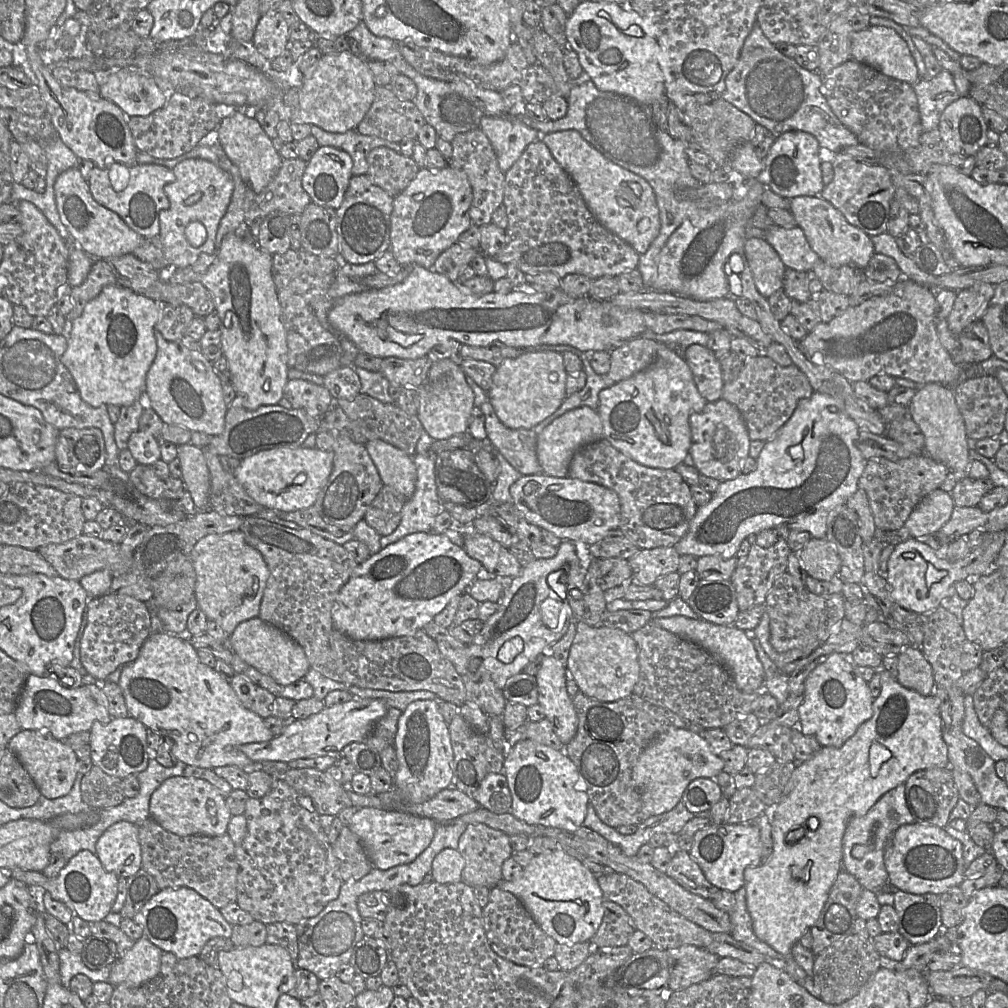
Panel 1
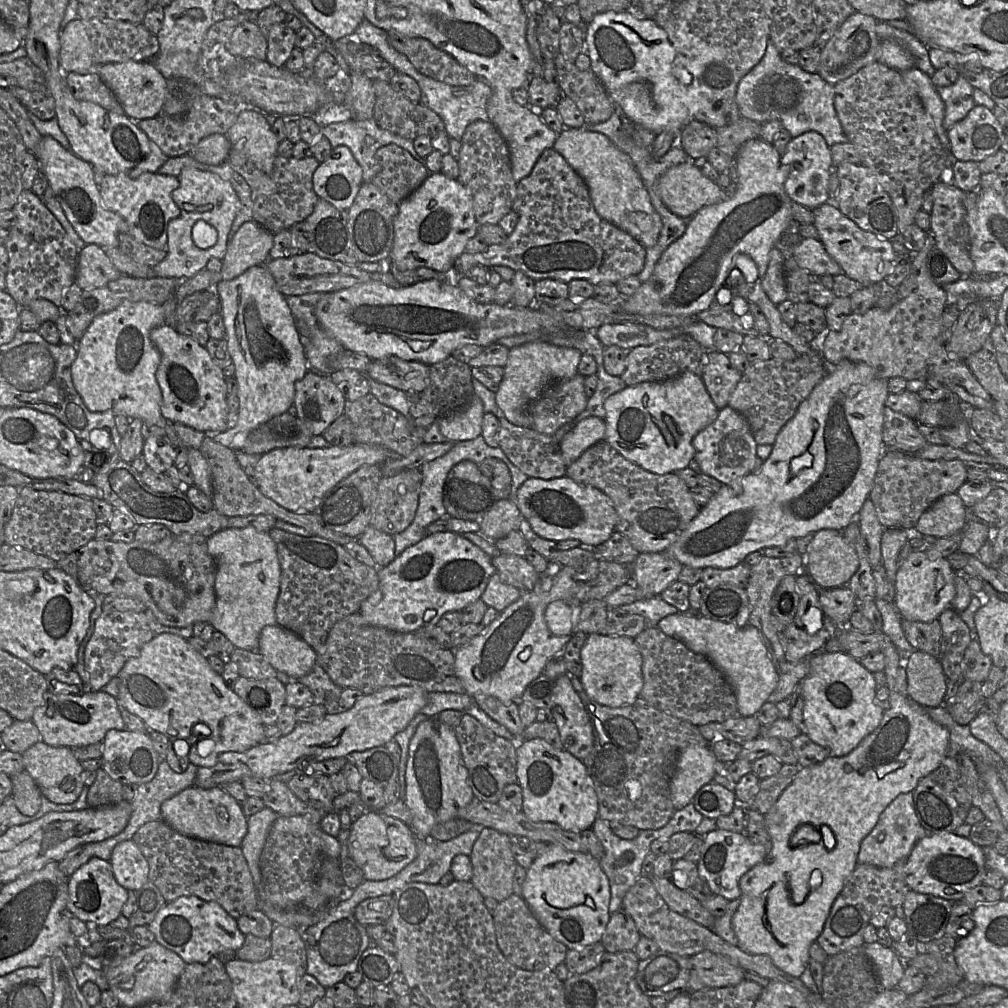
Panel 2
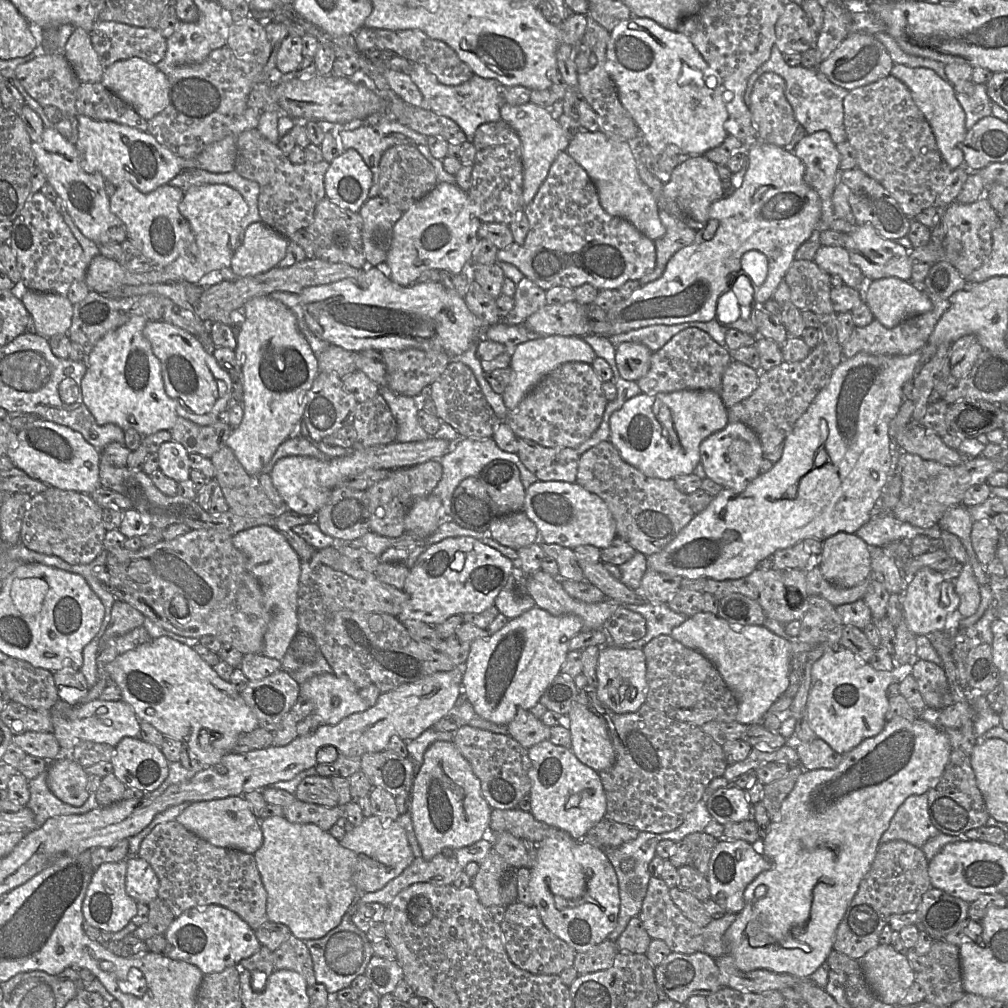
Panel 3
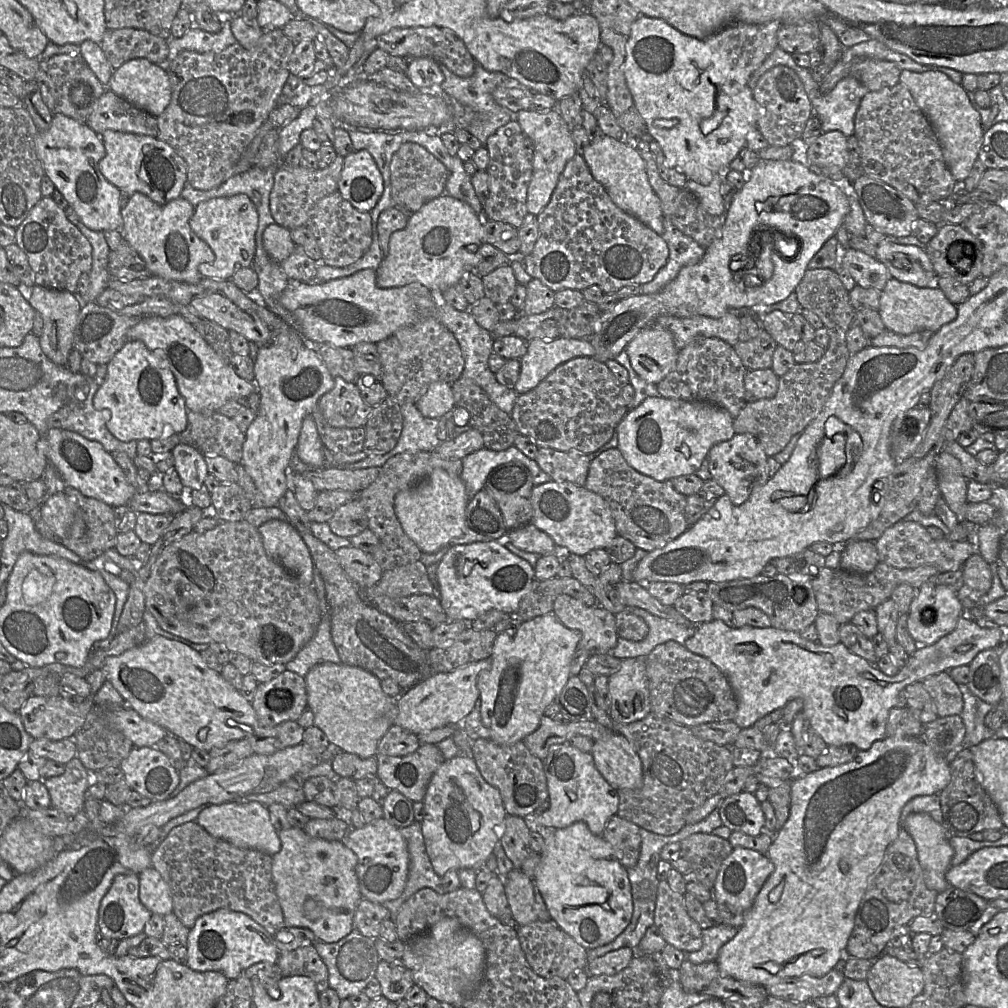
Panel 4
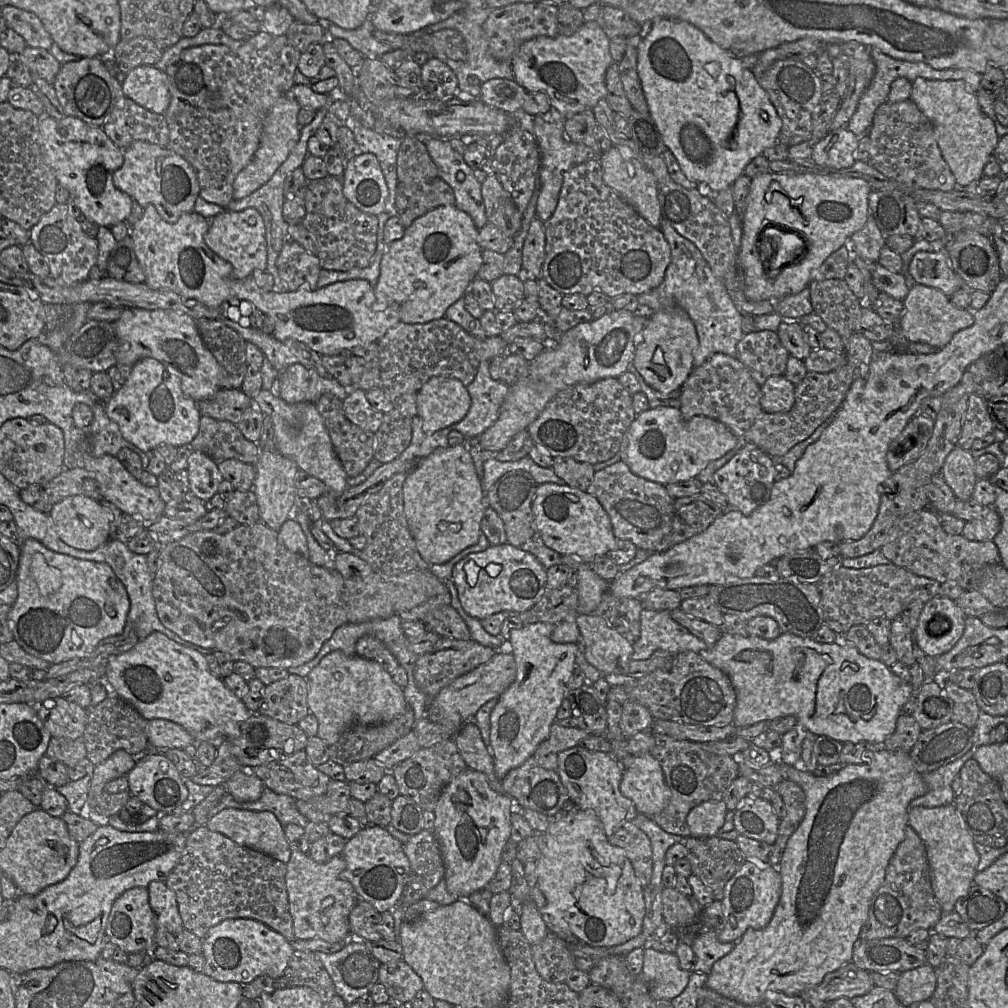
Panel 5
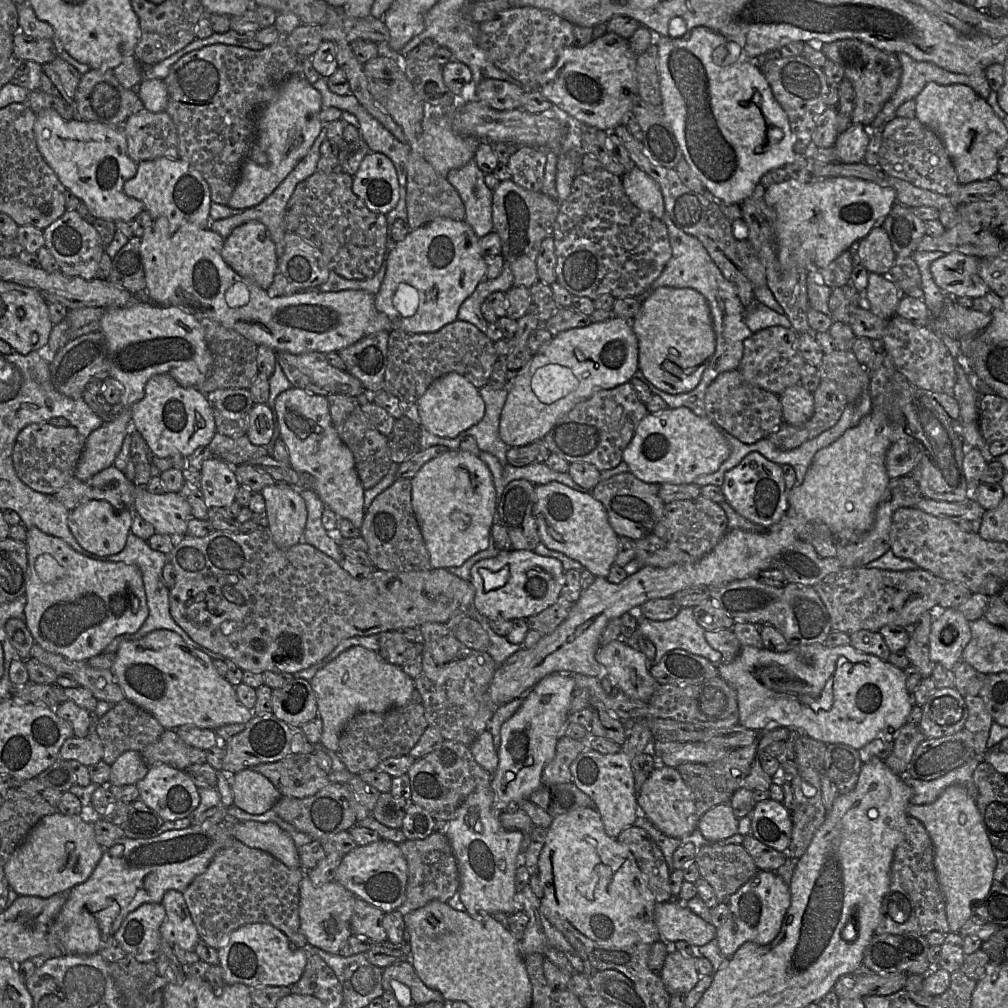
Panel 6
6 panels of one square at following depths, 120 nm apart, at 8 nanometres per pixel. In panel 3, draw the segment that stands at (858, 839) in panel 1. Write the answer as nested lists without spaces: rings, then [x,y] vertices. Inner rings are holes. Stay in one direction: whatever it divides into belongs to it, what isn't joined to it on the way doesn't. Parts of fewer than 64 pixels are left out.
[[[927,793],[909,796],[897,809],[888,829],[881,837],[881,844],[904,840],[917,848],[942,834],[931,822]]]

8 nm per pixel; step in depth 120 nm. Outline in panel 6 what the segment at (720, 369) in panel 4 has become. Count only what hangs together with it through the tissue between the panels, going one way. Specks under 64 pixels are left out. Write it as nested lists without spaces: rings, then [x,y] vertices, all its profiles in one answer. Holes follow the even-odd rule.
[[[738,369],[720,373],[708,386],[705,412],[705,416],[723,432],[745,444],[767,438],[784,423],[779,395],[750,384]]]

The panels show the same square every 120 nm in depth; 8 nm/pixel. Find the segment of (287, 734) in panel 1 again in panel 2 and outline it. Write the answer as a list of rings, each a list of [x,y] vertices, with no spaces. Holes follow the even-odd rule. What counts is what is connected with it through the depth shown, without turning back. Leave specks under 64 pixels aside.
[[[412,686],[387,687],[369,695],[363,695],[350,709],[336,714],[326,714],[322,719],[297,724],[294,731],[277,741],[261,743],[244,751],[220,754],[212,767],[197,771],[194,785],[203,789],[240,781],[246,776],[265,780],[296,769],[302,764],[326,759],[346,757],[351,752],[361,752],[384,746],[404,730],[427,703],[427,694]]]

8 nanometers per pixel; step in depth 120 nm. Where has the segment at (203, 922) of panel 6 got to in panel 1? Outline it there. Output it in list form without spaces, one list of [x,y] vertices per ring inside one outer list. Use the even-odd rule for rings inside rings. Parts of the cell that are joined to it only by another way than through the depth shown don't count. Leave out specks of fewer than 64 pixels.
[[[149,818],[135,824],[141,847],[142,868],[155,879],[159,889],[187,887],[195,890],[219,910],[237,900],[239,865],[235,856],[235,844],[228,833],[222,836],[179,836],[165,830]]]

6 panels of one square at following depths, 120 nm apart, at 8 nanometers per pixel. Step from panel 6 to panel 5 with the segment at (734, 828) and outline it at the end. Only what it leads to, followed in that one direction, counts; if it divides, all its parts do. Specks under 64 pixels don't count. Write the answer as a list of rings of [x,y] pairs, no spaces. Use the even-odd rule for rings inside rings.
[[[705,801],[692,808],[686,818],[691,836],[696,838],[717,836],[725,823],[727,806],[721,801]]]

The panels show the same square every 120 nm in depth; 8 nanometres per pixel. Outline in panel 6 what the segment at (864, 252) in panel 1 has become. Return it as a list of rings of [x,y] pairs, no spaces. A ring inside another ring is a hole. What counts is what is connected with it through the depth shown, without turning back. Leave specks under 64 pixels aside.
[[[958,252],[934,260],[930,271],[937,286],[953,298],[985,296],[990,288],[978,274],[979,258]]]

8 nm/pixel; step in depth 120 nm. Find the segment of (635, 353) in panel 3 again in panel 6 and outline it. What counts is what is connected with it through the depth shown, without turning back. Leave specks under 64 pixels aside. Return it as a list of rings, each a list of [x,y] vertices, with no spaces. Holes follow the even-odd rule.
[[[660,287],[642,303],[632,327],[639,342],[639,369],[652,385],[669,394],[687,393],[698,386],[716,347],[710,308],[701,293],[692,288]]]

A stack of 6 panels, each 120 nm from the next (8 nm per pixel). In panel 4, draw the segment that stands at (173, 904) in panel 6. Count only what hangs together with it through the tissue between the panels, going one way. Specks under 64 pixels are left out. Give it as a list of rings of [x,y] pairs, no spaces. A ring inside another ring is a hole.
[[[154,867],[140,872],[138,879],[140,901],[151,914],[164,917],[173,913],[170,887]]]

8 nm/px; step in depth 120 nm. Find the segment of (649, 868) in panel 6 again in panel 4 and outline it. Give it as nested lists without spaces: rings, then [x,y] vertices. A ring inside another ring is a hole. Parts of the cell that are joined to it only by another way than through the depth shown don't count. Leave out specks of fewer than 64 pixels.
[[[618,815],[612,816],[601,834],[611,845],[616,858],[626,868],[634,867],[641,848],[640,827]]]

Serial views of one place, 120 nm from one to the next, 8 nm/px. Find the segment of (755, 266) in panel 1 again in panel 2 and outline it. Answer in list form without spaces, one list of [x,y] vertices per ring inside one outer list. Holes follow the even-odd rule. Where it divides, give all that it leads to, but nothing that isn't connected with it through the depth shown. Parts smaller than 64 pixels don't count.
[[[774,247],[769,254],[767,271],[760,280],[762,289],[775,305],[788,298],[784,273],[785,260],[786,255],[784,252]]]

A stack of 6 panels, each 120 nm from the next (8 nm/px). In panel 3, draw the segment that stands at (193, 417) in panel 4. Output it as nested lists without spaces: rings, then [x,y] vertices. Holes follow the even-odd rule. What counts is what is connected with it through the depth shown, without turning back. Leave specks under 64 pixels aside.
[[[178,416],[170,433],[171,441],[182,444],[188,453],[210,458],[221,447],[226,446],[226,440],[232,431],[232,426],[222,419],[202,426]]]

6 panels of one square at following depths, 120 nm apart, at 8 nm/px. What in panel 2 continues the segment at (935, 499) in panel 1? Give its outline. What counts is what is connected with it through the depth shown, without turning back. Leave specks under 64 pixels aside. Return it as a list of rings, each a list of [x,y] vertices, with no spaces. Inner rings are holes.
[[[947,494],[935,501],[919,518],[915,530],[924,536],[936,538],[947,537],[963,531],[968,519],[970,509],[967,509],[962,499],[956,494]]]

